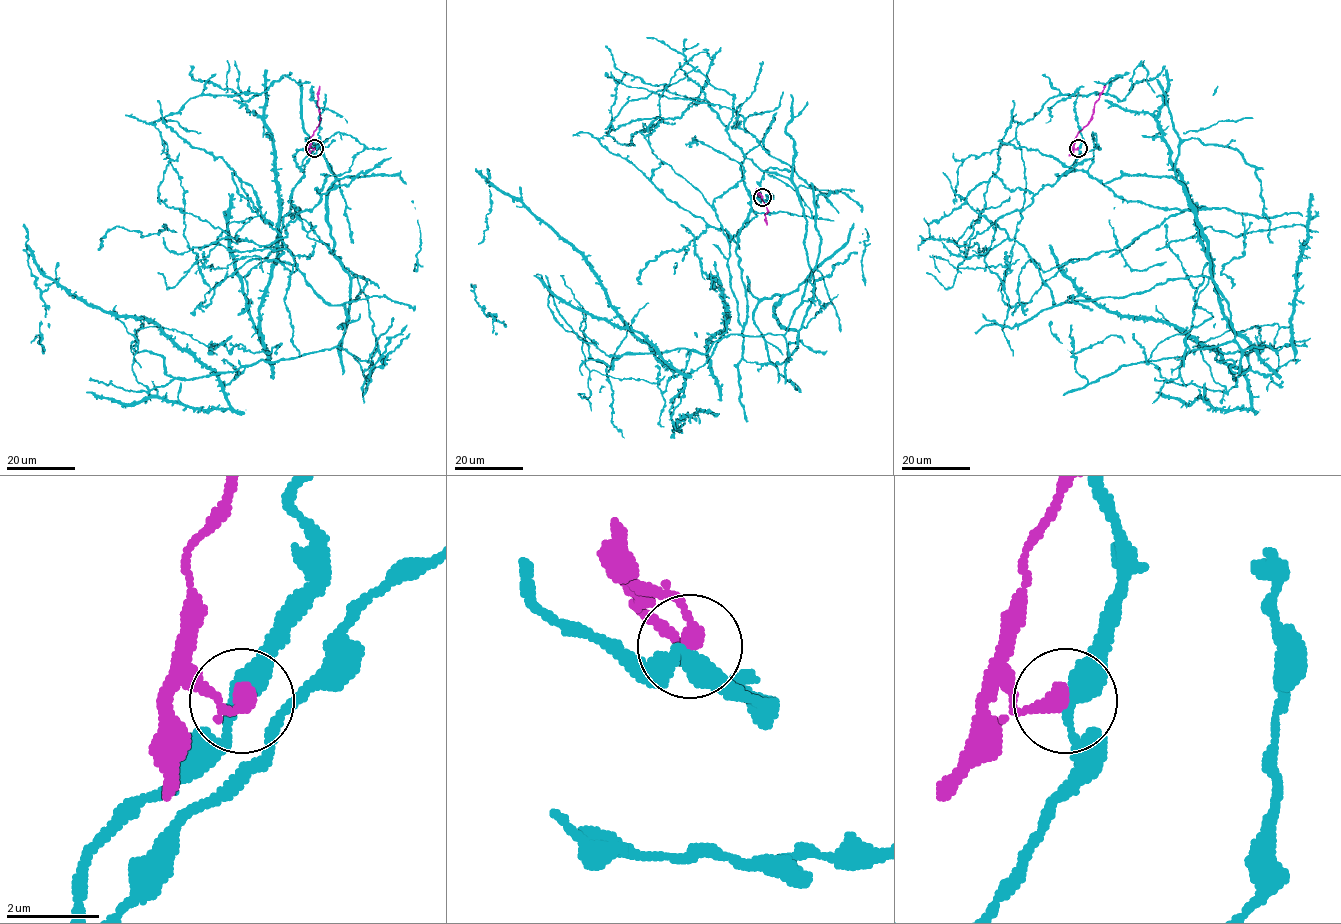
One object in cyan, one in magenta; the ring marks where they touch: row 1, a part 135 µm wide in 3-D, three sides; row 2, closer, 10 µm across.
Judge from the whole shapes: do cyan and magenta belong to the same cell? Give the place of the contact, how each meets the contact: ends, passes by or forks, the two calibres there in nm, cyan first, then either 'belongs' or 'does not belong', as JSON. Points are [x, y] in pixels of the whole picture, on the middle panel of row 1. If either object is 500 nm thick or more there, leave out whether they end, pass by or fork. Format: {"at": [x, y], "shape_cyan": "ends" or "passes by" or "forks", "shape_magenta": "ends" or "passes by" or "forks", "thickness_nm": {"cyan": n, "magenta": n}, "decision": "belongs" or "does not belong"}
{"at": [762, 197], "shape_cyan": "passes by", "shape_magenta": "ends", "thickness_nm": {"cyan": 400, "magenta": 340}, "decision": "does not belong"}

